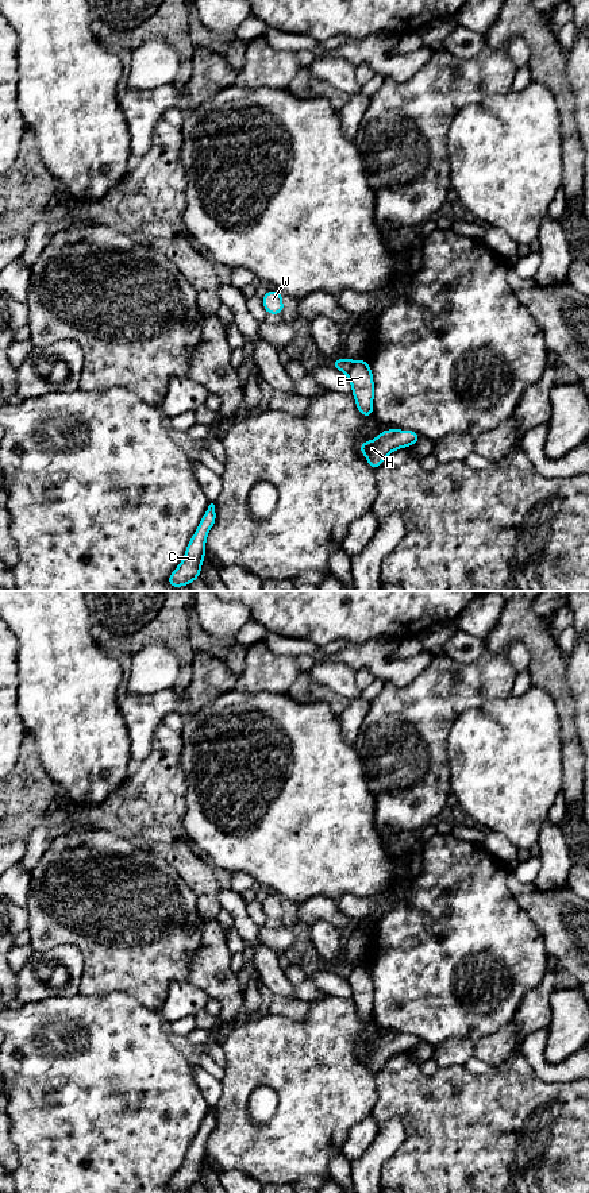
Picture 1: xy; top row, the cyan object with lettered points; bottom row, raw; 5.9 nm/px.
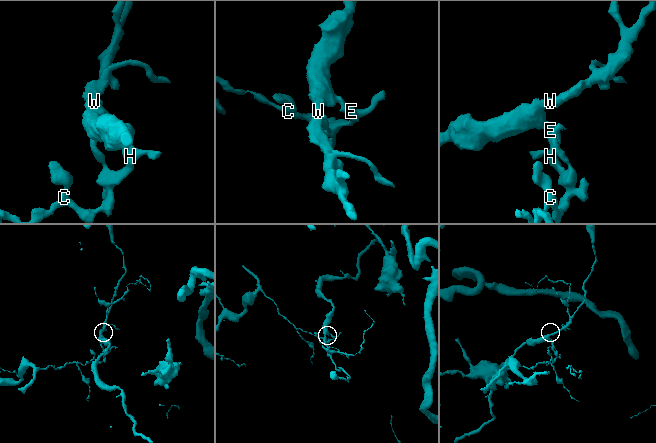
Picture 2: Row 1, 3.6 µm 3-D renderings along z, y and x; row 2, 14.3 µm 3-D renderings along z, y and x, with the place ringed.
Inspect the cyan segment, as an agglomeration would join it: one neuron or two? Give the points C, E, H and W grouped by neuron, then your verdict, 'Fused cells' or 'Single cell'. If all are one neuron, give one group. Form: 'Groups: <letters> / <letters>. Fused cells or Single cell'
Groups: C E H / W. Fused cells

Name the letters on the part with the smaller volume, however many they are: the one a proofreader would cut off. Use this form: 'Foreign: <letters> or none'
Foreign: C, E, H

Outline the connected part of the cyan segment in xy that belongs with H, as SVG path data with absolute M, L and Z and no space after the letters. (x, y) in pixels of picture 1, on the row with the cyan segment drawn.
M385 429L377 439L361 443L359 452L366 456L372 471L374 471L390 452L399 448L411 447L420 439L421 436L413 431Z

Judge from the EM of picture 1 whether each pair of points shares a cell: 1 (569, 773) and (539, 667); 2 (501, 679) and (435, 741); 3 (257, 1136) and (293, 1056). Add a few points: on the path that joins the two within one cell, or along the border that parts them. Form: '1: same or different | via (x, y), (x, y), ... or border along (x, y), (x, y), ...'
1: same | via (570, 746), (566, 707), (561, 694)
2: same | via (481, 680), (438, 721)
3: same | via (280, 1123), (293, 1110), (293, 1078)

